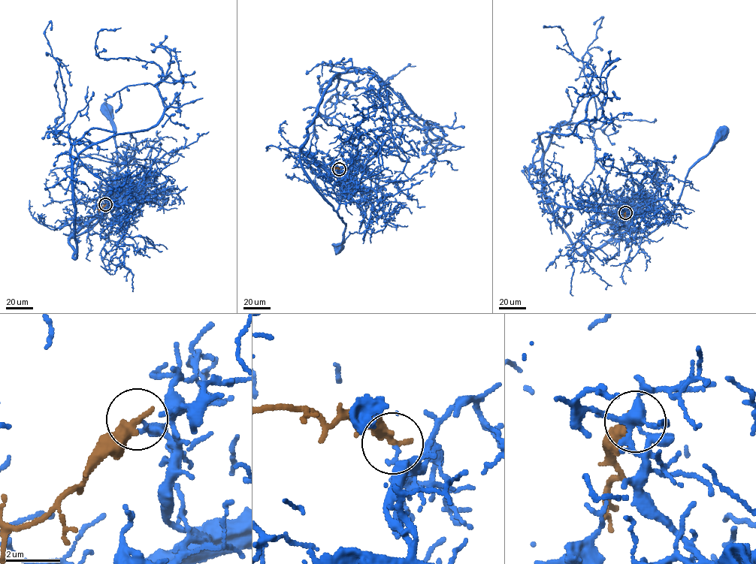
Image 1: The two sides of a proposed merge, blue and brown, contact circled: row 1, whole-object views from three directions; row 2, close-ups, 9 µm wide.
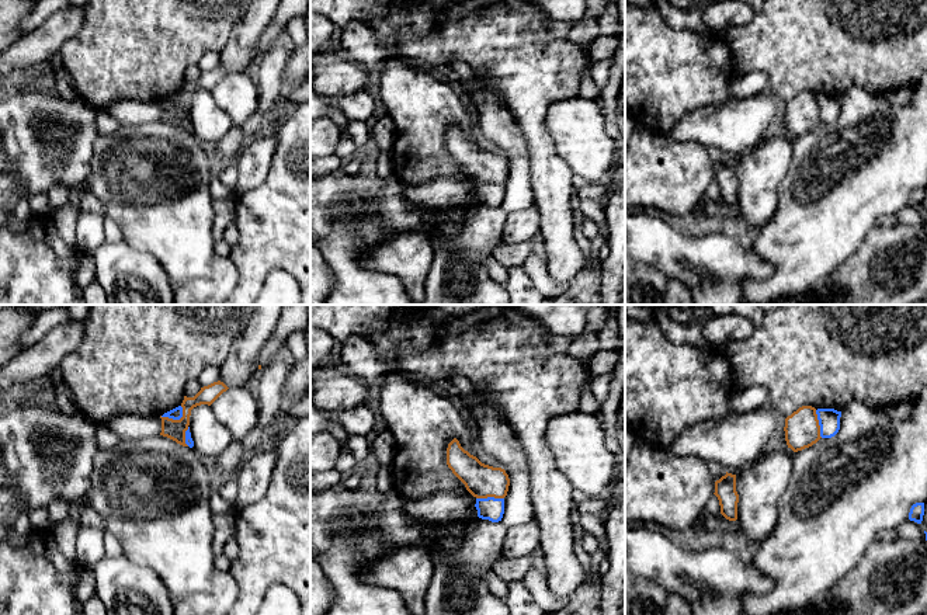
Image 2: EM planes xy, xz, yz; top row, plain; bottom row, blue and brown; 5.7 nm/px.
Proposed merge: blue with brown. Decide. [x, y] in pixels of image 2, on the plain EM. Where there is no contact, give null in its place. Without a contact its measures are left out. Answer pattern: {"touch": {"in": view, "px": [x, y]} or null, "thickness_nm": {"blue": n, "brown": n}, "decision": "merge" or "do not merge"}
{"touch": {"in": "xy", "px": [174, 104]}, "thickness_nm": {"blue": 70, "brown": 120}, "decision": "do not merge"}

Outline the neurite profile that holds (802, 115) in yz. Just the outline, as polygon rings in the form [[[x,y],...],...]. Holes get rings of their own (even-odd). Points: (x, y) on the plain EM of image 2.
[[[812,91],[799,93],[785,104],[784,117],[787,131],[794,138],[816,129],[822,124],[816,94]]]

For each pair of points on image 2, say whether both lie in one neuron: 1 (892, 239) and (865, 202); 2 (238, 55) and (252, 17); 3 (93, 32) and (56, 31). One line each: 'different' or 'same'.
1: different
2: same
3: different

